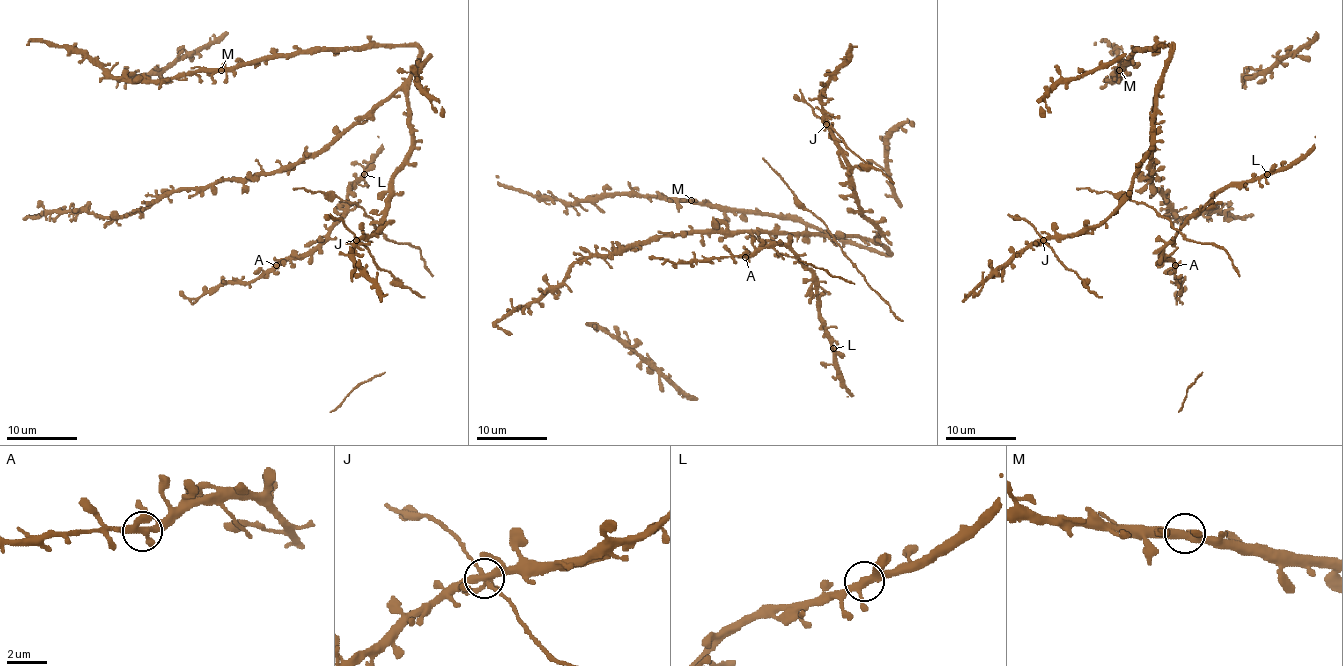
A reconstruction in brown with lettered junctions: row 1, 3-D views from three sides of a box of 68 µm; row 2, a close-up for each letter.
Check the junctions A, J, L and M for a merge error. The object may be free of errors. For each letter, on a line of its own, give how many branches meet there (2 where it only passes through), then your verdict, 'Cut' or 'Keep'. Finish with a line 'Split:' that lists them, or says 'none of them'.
A: Branches: 4. Keep
J: Branches: 4. Keep
L: Branches: 4. Keep
M: Branches: 4. Keep
Split: none of them

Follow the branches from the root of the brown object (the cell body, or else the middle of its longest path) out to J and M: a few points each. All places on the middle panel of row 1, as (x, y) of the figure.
J: (854, 243), (881, 253), (888, 251), (877, 241), (881, 232), (861, 213), (849, 165), (826, 125)
M: (854, 243), (839, 241), (800, 222), (738, 213), (691, 200)

